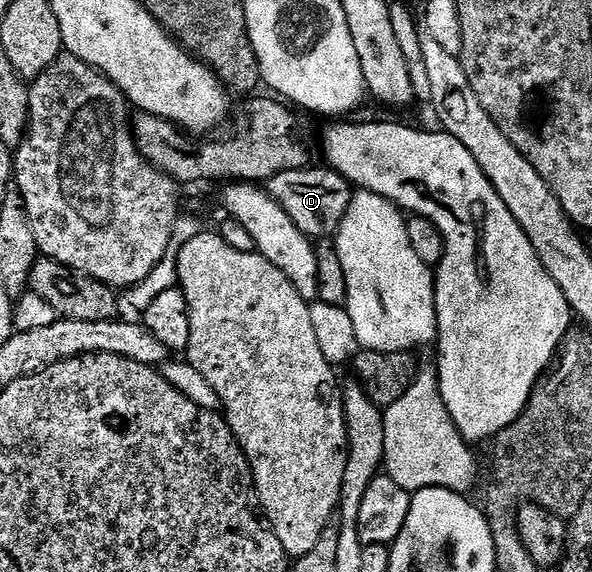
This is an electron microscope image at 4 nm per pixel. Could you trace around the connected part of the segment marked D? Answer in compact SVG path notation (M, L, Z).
M309 165L302 169L290 169L286 173L278 173L267 180L268 196L280 206L298 225L303 235L313 241L319 241L335 236L336 230L342 225L342 217L346 217L346 209L350 205L354 188L347 179L327 165Z

